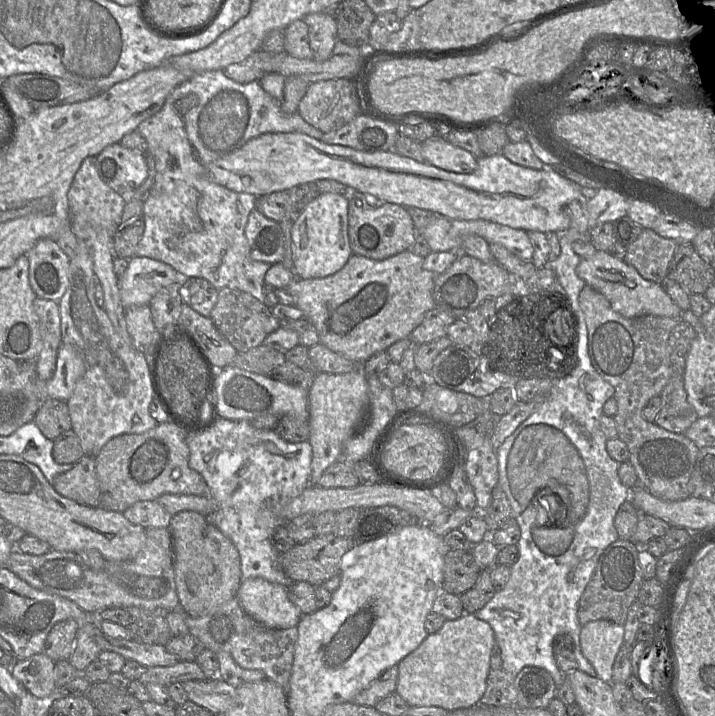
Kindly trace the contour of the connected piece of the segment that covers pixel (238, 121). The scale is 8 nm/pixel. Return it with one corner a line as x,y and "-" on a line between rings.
223,70
195,75
177,86
167,97
163,107
141,122
136,131
147,141
145,154
154,158
157,174
152,192
144,203
145,229
135,256
160,260
186,277
206,279
218,290
238,289
264,303
265,274
272,264
255,261
250,257
250,247
245,235
249,215
256,208
258,198
250,193
232,191
214,182
210,176
211,164
264,133
301,132
319,140
324,133
307,123
297,112
283,112
281,101
269,95
259,81
241,84
228,78

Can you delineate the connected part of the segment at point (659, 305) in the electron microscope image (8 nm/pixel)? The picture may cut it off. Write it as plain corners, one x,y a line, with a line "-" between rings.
597,250
591,257
581,258
576,271
587,285
606,297
615,312
625,318
645,315
679,317
682,314
680,307
674,303
660,283
644,279
633,266
613,257
607,251

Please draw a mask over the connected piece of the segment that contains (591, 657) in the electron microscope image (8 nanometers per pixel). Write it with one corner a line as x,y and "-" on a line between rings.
595,620
582,626
580,648
594,667
597,678
611,682
614,660
623,641
623,625
608,620

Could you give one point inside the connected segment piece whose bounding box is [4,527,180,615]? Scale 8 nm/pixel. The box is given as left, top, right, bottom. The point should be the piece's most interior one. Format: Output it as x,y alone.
146,582

